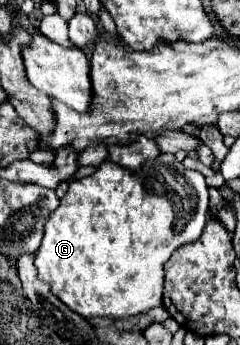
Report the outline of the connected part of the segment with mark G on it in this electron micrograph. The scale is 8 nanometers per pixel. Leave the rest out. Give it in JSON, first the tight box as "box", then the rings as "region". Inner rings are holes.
{"box":[35,154,209,318],"region":[[[159,154],[155,160],[147,160],[139,172],[103,162],[91,176],[71,180],[59,208],[49,216],[43,242],[35,254],[39,280],[51,284],[53,294],[83,318],[125,318],[143,314],[161,306],[163,264],[177,248],[201,236],[207,216],[209,188],[205,176],[197,170],[187,170],[175,154]]]}

